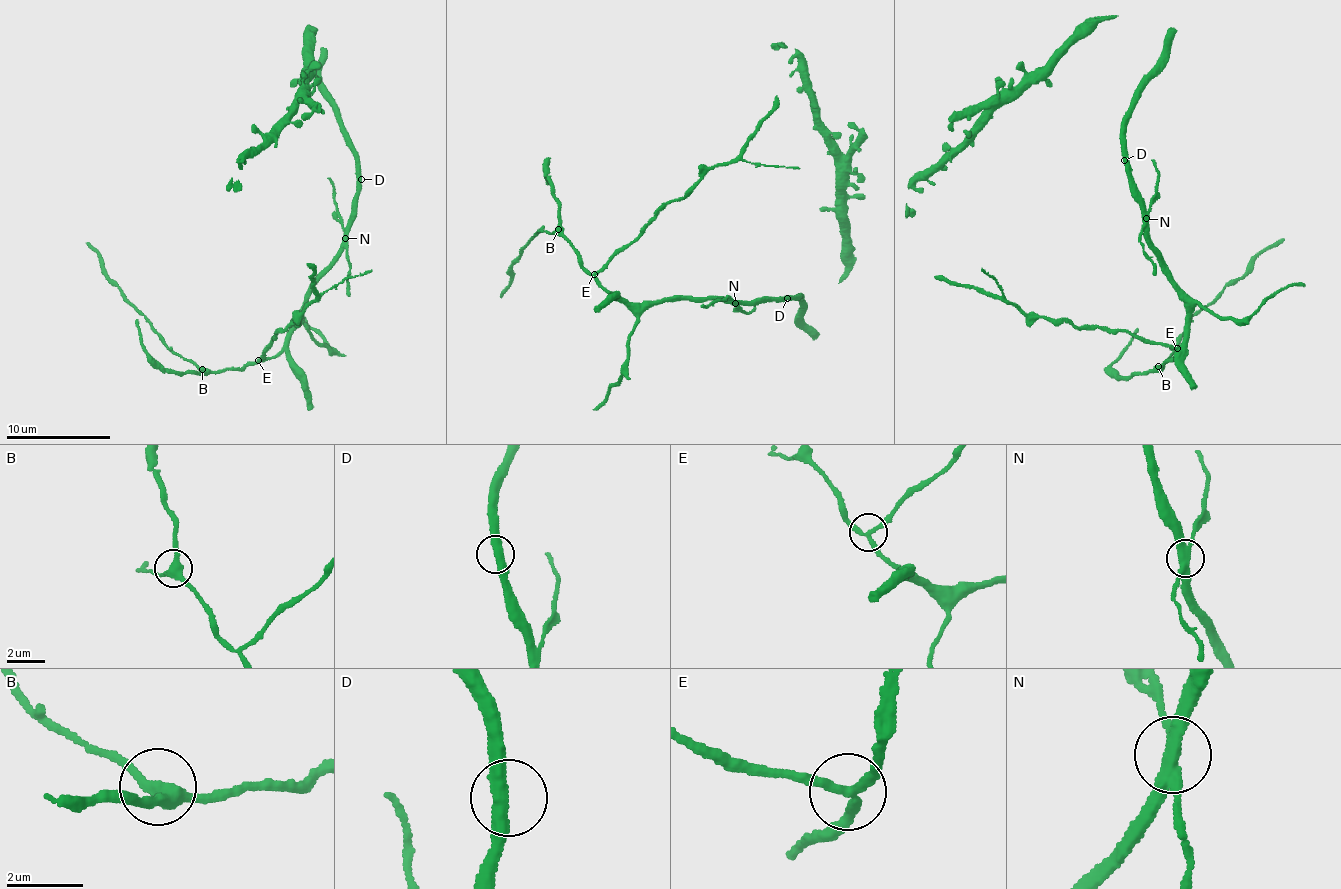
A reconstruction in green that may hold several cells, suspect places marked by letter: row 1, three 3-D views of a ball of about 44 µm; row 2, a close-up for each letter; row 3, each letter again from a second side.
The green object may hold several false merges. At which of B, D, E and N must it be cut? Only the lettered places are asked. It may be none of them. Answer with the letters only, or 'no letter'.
E, N

